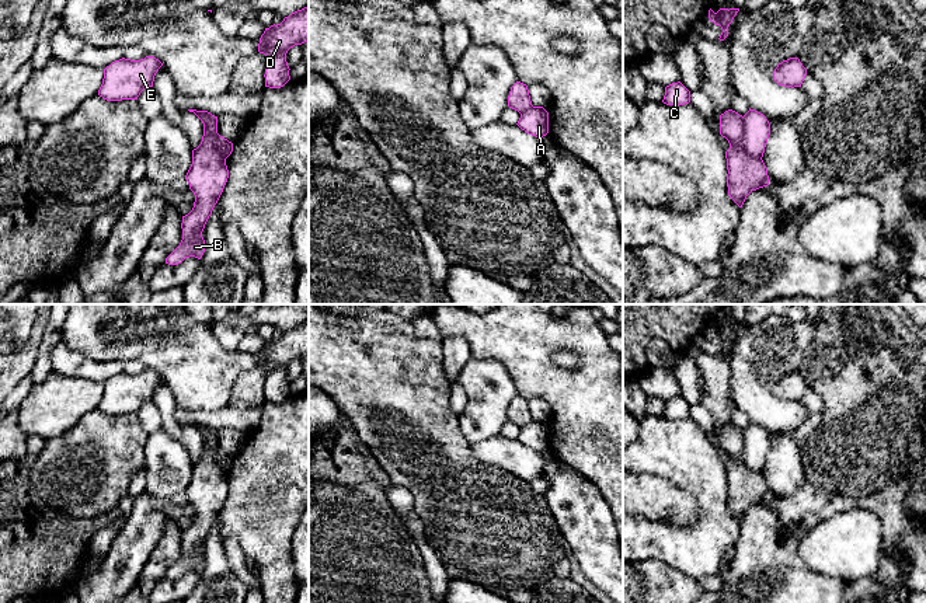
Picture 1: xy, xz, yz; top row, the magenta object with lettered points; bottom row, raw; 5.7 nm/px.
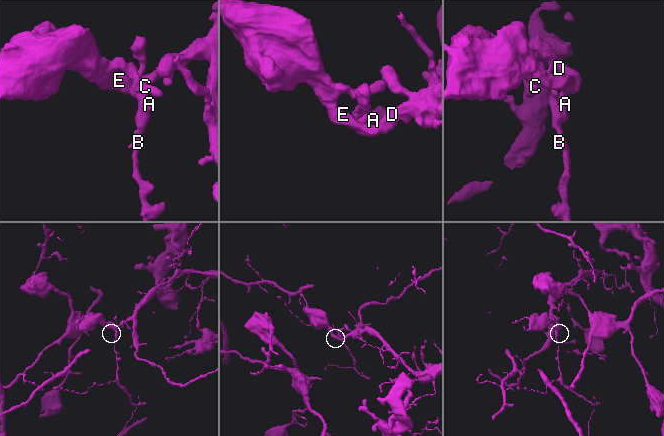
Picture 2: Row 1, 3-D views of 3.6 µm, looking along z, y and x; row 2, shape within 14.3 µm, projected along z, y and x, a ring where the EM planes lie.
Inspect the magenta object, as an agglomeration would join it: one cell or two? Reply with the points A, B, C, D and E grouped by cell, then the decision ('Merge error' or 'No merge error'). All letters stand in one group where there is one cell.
Groups: A C D E / B. Merge error

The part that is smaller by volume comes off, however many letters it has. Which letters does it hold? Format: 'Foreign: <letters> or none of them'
Foreign: B

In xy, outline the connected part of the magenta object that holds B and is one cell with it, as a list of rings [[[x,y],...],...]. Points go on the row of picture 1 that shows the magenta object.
[[[188,111],[202,121],[203,136],[201,144],[192,150],[192,164],[185,175],[189,189],[195,195],[194,208],[182,216],[182,240],[166,258],[168,265],[178,265],[189,257],[202,258],[205,252],[202,231],[229,178],[226,158],[215,146],[217,116],[212,121],[203,121],[202,111]]]

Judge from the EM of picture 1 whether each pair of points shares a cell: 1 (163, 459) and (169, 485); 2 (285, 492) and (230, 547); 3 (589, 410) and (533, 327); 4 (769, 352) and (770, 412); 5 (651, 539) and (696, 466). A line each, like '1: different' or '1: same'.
1: same
2: different
3: same
4: same
5: same

